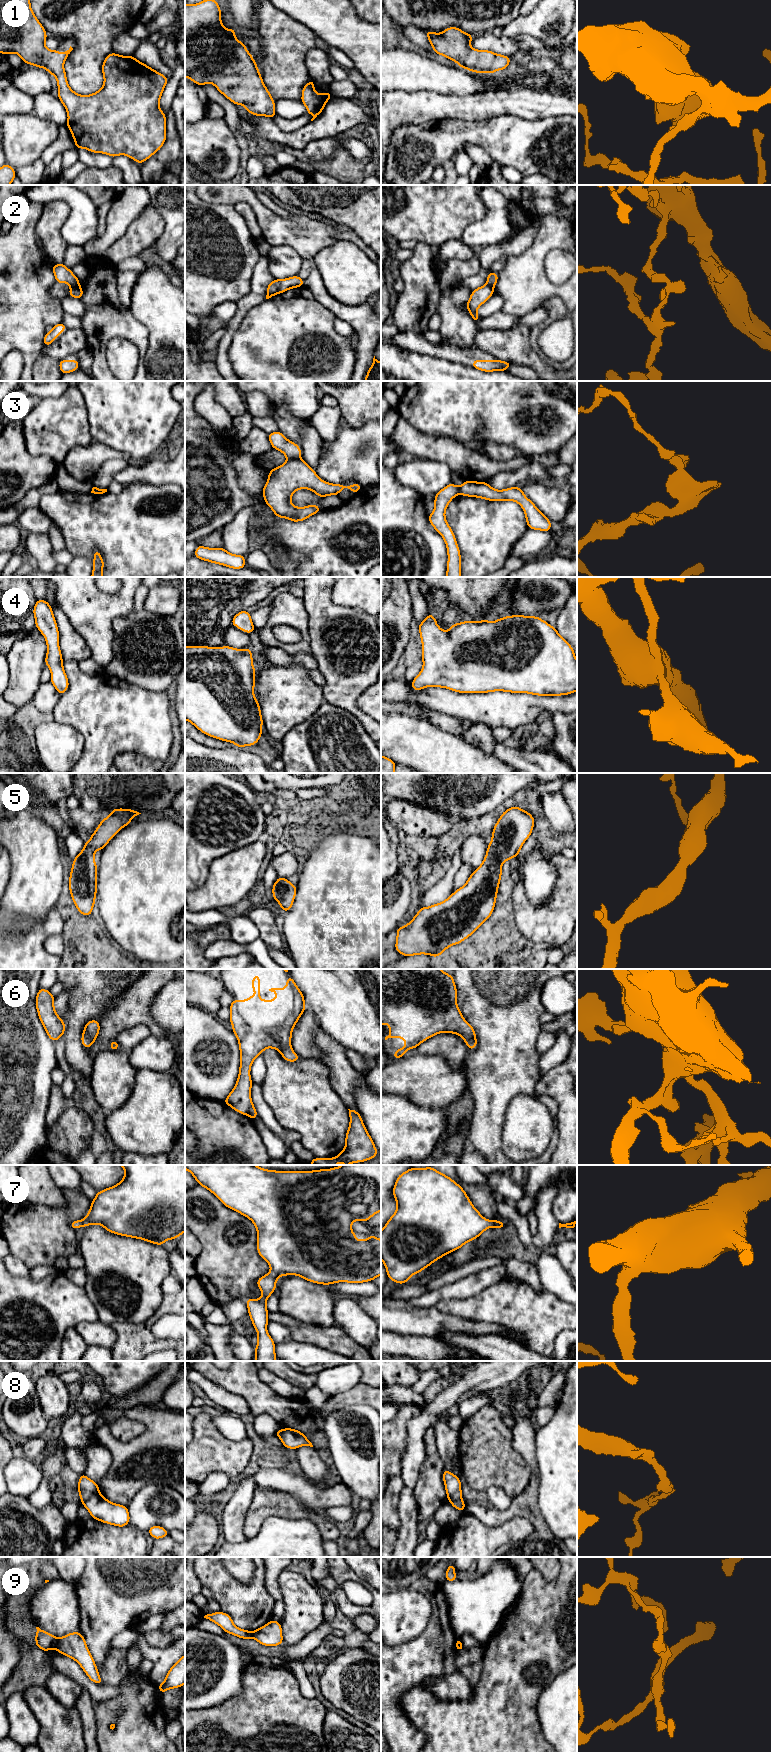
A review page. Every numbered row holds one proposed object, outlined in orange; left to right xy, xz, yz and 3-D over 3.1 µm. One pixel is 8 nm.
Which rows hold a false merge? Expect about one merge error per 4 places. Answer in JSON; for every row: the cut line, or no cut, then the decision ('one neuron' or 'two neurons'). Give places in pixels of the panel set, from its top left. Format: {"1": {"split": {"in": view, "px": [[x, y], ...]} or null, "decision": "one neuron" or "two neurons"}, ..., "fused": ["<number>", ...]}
{"1": {"split": null, "decision": "one neuron"}, "2": {"split": {"in": "xy", "px": [[78, 283], [71, 287]]}, "decision": "two neurons"}, "3": {"split": {"in": "xz", "px": [[296, 457], [288, 460]]}, "decision": "two neurons"}, "4": {"split": null, "decision": "one neuron"}, "5": {"split": null, "decision": "one neuron"}, "6": {"split": null, "decision": "one neuron"}, "7": {"split": null, "decision": "one neuron"}, "8": {"split": {"in": "xy", "px": [[98, 1491], [83, 1503]]}, "decision": "two neurons"}, "9": {"split": {"in": "xy", "px": [[58, 1638], [55, 1648]]}, "decision": "two neurons"}, "fused": ["2", "3", "8", "9"]}

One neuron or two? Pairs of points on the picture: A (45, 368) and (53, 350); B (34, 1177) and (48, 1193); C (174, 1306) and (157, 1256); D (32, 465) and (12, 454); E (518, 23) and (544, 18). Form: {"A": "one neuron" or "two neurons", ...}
{"A": "two neurons", "B": "one neuron", "C": "two neurons", "D": "one neuron", "E": "one neuron"}

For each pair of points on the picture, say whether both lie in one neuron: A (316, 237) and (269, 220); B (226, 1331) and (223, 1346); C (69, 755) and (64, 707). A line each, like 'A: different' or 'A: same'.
A: same
B: same
C: different

